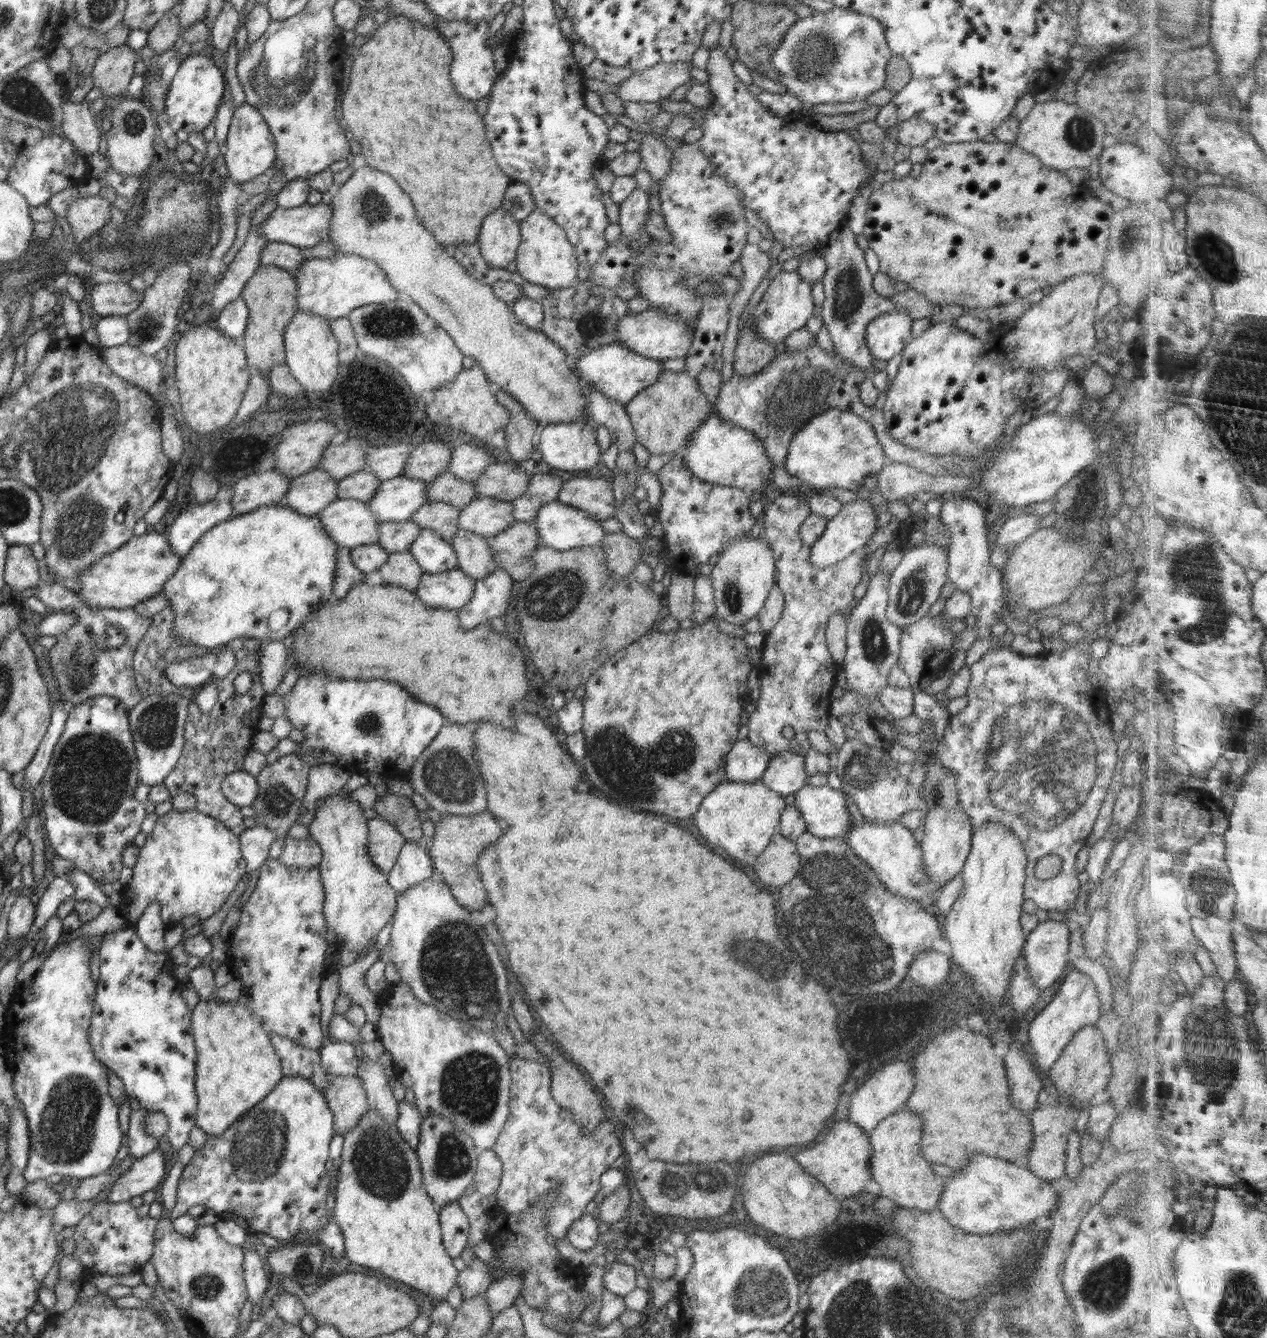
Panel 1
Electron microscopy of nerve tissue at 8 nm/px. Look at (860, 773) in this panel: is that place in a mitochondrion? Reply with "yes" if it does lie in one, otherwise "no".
yes

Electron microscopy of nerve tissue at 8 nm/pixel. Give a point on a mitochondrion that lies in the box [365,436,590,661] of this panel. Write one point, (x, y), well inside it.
(551, 597)

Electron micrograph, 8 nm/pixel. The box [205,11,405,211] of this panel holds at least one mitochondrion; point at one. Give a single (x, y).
(284, 72)

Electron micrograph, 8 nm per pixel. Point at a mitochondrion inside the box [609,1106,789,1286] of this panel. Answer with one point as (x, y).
(678, 1183)

